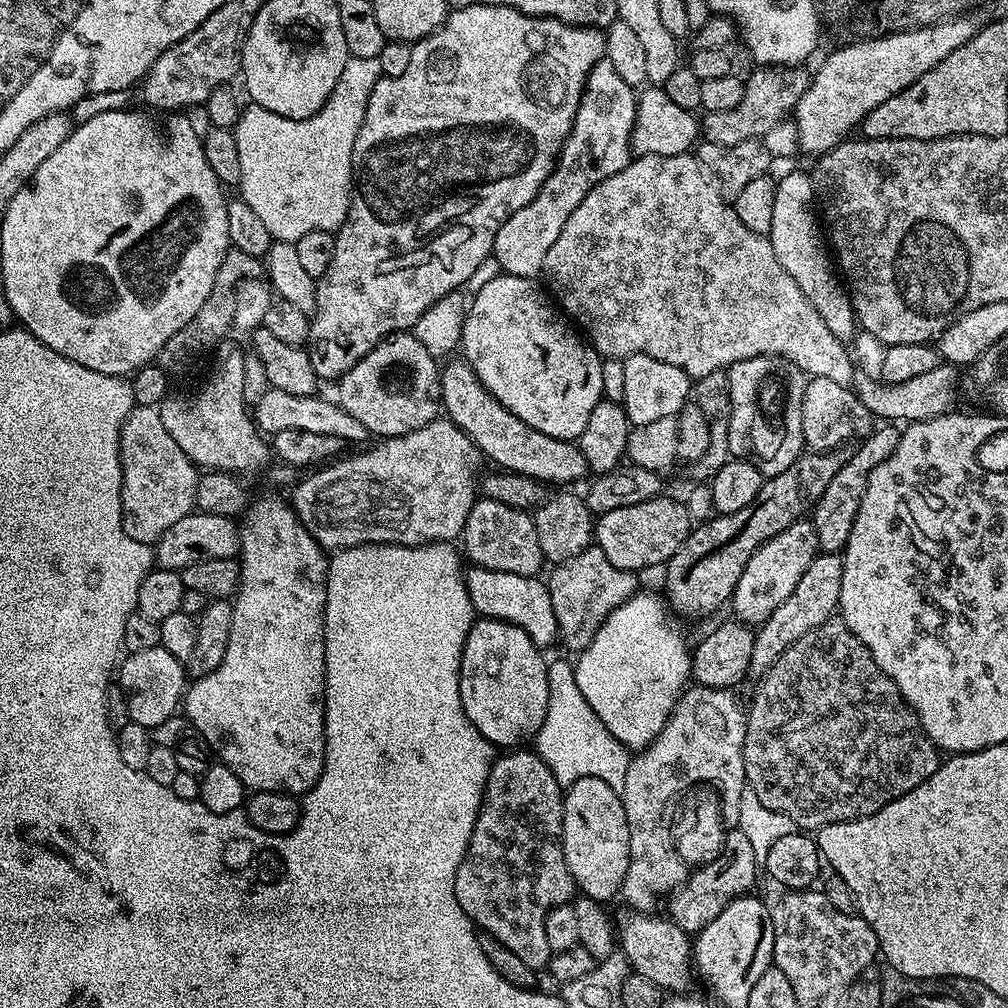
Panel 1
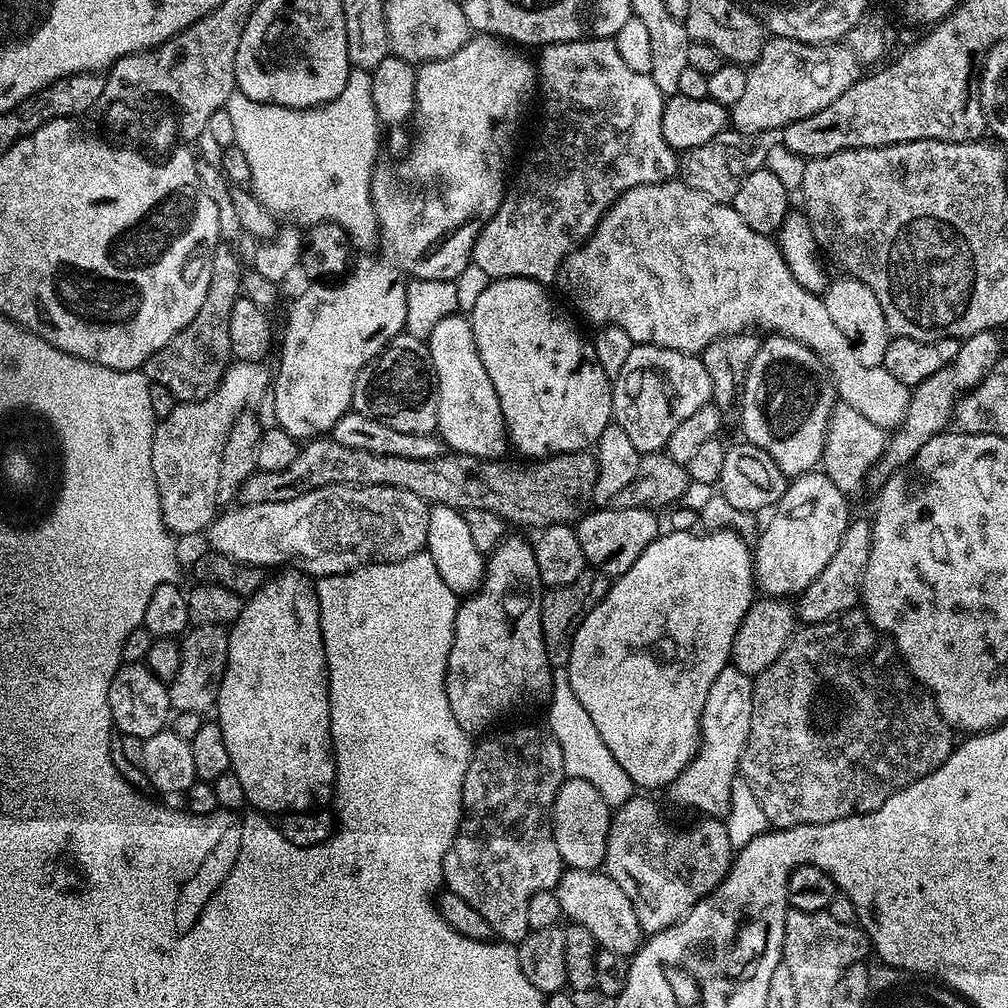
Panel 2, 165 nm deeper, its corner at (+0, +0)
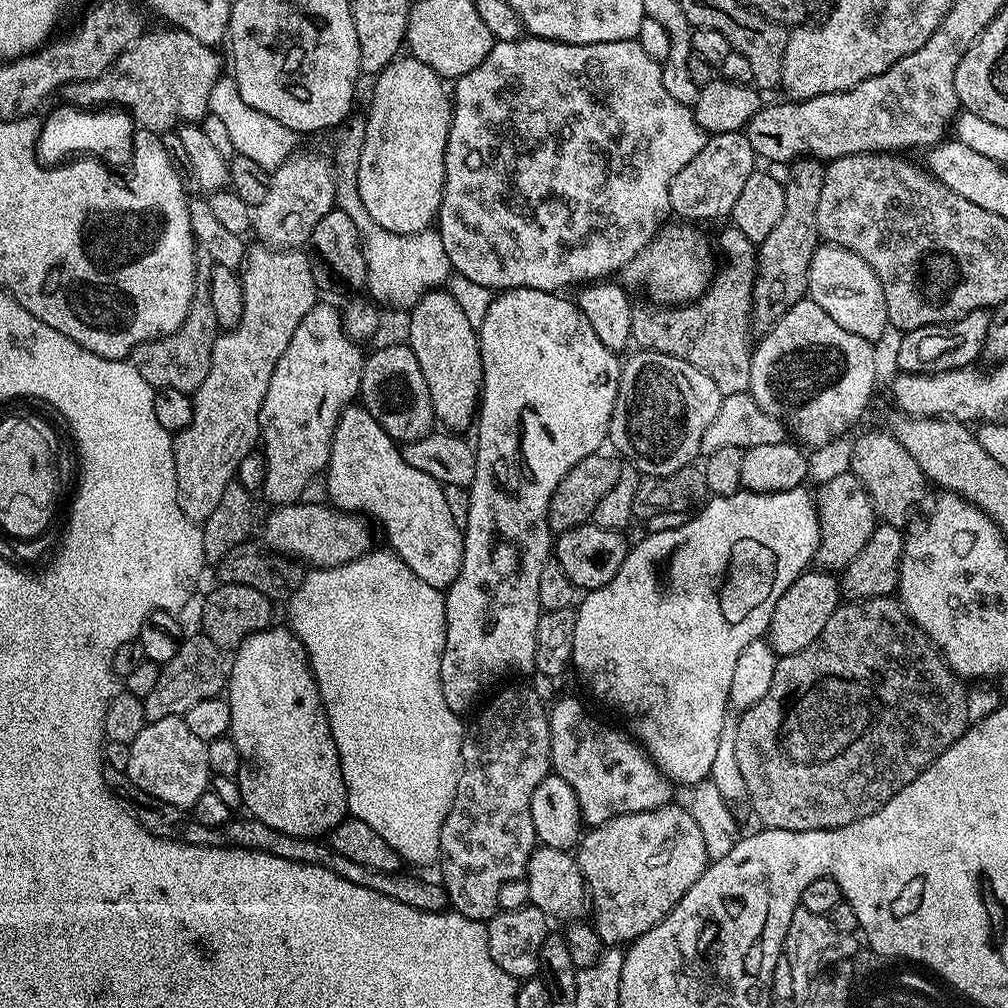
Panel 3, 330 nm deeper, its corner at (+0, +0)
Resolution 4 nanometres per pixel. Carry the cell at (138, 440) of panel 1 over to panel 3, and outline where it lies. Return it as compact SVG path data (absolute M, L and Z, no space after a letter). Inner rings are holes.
M259 242L253 245L253 248L251 245L247 249L242 271L239 273L242 282L242 318L238 326L217 335L210 374L206 374L206 382L202 382L200 389L192 396L194 418L190 426L175 433L172 442L178 502L186 518L197 522L203 522L210 518L210 514L214 514L226 486L236 479L238 462L242 462L242 458L246 458L246 454L257 447L260 439L260 407L264 401L266 386L270 386L270 374L274 374L274 366L278 358L282 358L282 350L290 346L290 338L294 338L298 322L302 322L302 318L306 318L306 314L310 314L310 310L318 303L316 276L312 273L307 251L304 253L304 250L270 248Z

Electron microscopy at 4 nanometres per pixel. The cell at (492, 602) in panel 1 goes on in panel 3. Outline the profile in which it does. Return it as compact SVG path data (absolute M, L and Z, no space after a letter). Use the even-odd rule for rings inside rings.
M353 402L342 410L332 435L332 449L326 469L328 476L328 496L331 507L342 512L363 514L377 520L384 527L384 536L388 539L387 547L422 578L422 582L441 590L447 590L458 578L462 570L462 554L464 553L464 534L462 526L454 522L450 514L444 485L438 483L430 474L422 474L422 470L414 470L410 462L406 462L401 445L378 426L374 414L359 403Z

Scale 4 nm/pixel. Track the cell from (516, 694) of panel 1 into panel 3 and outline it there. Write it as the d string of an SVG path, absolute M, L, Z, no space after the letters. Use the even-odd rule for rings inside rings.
M509 288L509 289L507 289L507 290L504 290L504 291L501 291L501 292L500 292L500 293L499 293L499 294L496 294L496 295L493 295L493 298L492 298L492 301L491 301L491 302L490 302L490 310L489 310L489 312L488 312L488 313L487 313L487 314L486 314L486 318L485 318L485 319L484 319L484 320L483 320L483 322L482 322L482 326L481 326L481 327L480 327L480 328L479 328L479 329L478 329L478 335L479 335L479 337L480 337L480 357L481 357L481 358L482 358L482 374L483 374L483 375L484 375L484 386L483 386L483 389L482 389L482 391L481 391L481 393L480 393L480 398L479 398L479 401L478 401L478 415L477 415L477 416L476 416L476 417L475 417L475 420L474 420L474 433L475 433L475 432L476 432L476 440L475 440L475 439L474 439L474 447L475 447L475 450L476 450L476 465L475 465L475 466L474 466L474 482L473 482L473 483L472 483L472 486L471 486L471 488L469 488L469 489L467 489L467 493L468 493L468 521L466 521L466 522L465 522L465 524L463 524L463 525L462 525L462 531L463 531L463 534L464 534L464 553L463 553L463 554L462 554L462 570L461 570L461 571L460 571L460 573L459 573L459 574L458 574L458 578L457 578L457 579L456 579L456 580L455 580L455 582L453 582L453 583L452 583L452 585L451 585L451 586L449 586L449 588L447 588L447 590L446 590L446 595L445 595L445 598L444 598L444 609L445 609L445 610L446 610L446 642L445 642L445 643L444 643L444 649L443 649L443 650L442 650L442 658L441 658L441 659L440 659L440 681L441 681L441 682L442 682L442 698L446 698L446 706L450 706L450 710L454 710L454 711L455 711L455 712L457 712L457 713L458 713L458 714L464 714L464 711L466 711L466 710L467 710L467 708L468 708L468 707L470 707L470 706L471 706L471 704L472 704L472 703L474 703L474 702L475 702L475 700L476 700L476 699L478 699L478 698L479 698L479 696L480 696L480 695L482 695L482 694L483 694L483 692L484 692L484 691L486 691L486 690L487 690L487 688L488 688L488 687L490 687L490 686L491 686L491 684L496 684L496 683L497 683L497 684L496 684L496 685L499 685L499 684L500 684L500 683L501 683L501 682L504 682L504 681L500 681L500 682L499 682L499 680L504 680L504 679L506 679L506 678L507 678L507 676L524 676L524 675L526 675L526 674L527 674L527 672L530 672L530 674L532 674L532 673L535 673L535 672L536 672L536 631L537 631L537 630L538 630L538 622L539 622L539 621L540 621L540 614L541 614L541 611L542 611L542 609L541 609L541 607L540 607L540 603L539 603L539 602L538 602L538 582L539 582L539 581L540 581L540 579L541 579L541 578L542 578L542 570L543 570L543 569L544 569L544 568L545 568L545 566L546 566L546 565L547 565L547 564L548 564L548 563L550 563L550 553L551 553L551 552L552 552L552 551L553 551L553 548L554 548L554 533L553 533L553 531L552 531L552 527L551 527L551 526L549 526L549 524L548 524L548 507L549 507L549 506L550 506L550 498L554 498L554 490L558 490L558 482L562 482L562 478L566 478L566 474L570 474L570 470L574 470L574 466L578 466L578 462L582 462L582 458L586 458L586 457L587 457L587 456L594 456L594 455L597 455L597 453L599 453L599 452L600 452L600 451L601 451L601 449L603 449L603 448L600 448L600 447L602 447L602 446L603 446L603 444L606 444L606 441L607 441L607 440L608 440L608 439L609 439L609 434L608 434L608 427L609 427L609 426L610 426L610 422L611 422L611 421L612 421L612 415L613 415L613 414L614 414L614 402L615 402L615 401L616 401L616 399L617 399L617 398L618 398L618 386L619 386L619 385L620 385L620 373L621 373L621 371L622 371L622 360L620 360L620 359L621 359L621 357L620 357L620 356L619 356L619 355L617 355L617 353L614 353L614 352L611 352L611 351L610 351L610 350L606 350L606 346L602 346L602 341L600 341L600 339L599 339L599 338L598 338L598 334L594 334L594 326L590 326L590 322L586 322L586 314L582 314L582 310L581 310L581 309L580 309L580 308L578 308L578 307L576 307L576 305L575 305L575 303L573 303L573 301L572 301L572 300L571 300L571 299L569 299L569 300L567 300L567 298L566 298L566 297L564 297L564 294L557 294L557 293L554 293L554 292L543 292L543 291L542 291L542 290L530 290L530 289L529 289L529 288Z

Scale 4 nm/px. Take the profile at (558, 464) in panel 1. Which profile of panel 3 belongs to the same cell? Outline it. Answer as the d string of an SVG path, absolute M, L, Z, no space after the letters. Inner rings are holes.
M443 287L434 288L424 295L407 316L406 343L414 350L414 358L418 358L422 374L426 374L426 386L430 386L430 402L436 411L437 421L456 434L463 433L463 428L471 429L484 386L477 328L470 326L458 302L454 302L452 293Z

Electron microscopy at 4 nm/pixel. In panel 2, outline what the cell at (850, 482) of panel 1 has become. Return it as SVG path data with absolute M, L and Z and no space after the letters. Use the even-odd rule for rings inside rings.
M991 331L967 337L950 366L942 366L942 370L930 374L930 378L911 389L903 422L887 437L884 453L868 472L866 484L869 489L879 490L899 468L912 461L914 454L918 454L918 450L922 450L930 438L945 431L953 423L956 401L962 393L971 391L1002 357L1000 340L996 335L995 331Z

